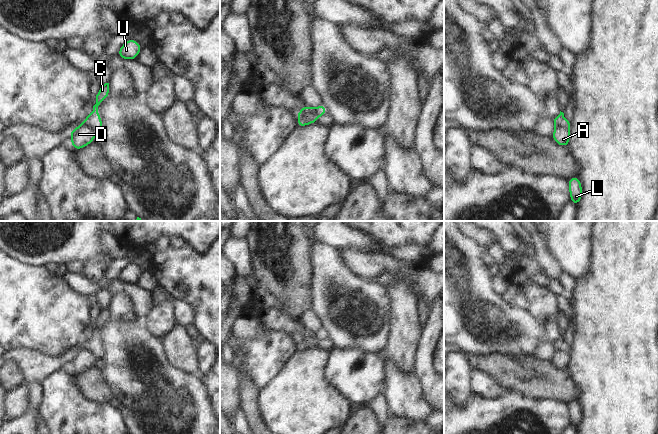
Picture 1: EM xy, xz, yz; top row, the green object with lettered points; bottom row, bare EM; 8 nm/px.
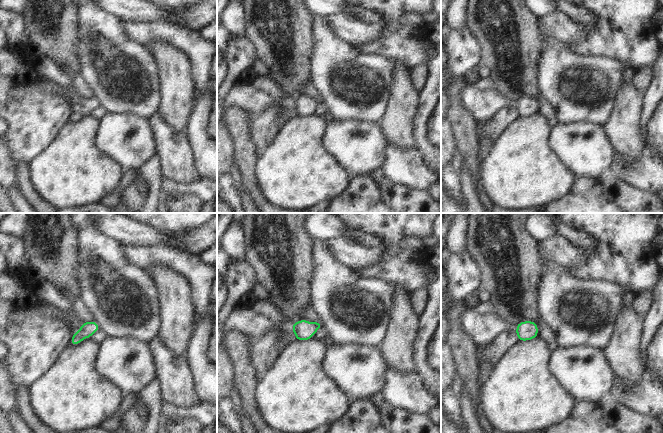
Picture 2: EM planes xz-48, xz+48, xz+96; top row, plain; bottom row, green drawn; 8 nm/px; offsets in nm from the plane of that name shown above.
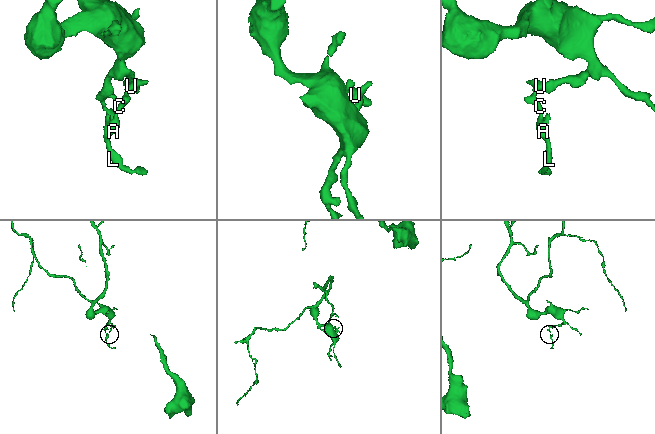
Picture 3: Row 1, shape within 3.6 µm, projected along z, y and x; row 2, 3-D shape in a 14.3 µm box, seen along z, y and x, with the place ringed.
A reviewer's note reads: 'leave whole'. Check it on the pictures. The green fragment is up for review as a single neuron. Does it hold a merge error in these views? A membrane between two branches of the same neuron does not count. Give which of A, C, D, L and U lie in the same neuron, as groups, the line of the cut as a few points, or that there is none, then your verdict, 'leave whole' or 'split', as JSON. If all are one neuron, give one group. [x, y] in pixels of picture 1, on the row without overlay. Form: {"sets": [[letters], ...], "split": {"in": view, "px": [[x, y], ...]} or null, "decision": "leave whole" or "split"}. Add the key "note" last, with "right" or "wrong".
{"sets": [["A", "D", "L"], ["C", "U"]], "split": {"in": "xz", "px": [[314, 332], [314, 342], [307, 348]]}, "decision": "split", "note": "wrong"}

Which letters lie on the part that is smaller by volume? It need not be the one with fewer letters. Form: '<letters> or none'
A, D, L

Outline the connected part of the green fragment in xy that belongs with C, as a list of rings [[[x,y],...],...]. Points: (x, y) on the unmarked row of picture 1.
[[[105,307],[100,310],[96,319],[96,328],[93,330],[92,336],[89,340],[84,342],[83,348],[89,350],[96,359],[99,359],[103,355],[103,347],[98,337],[98,330],[110,319],[109,307]]]

